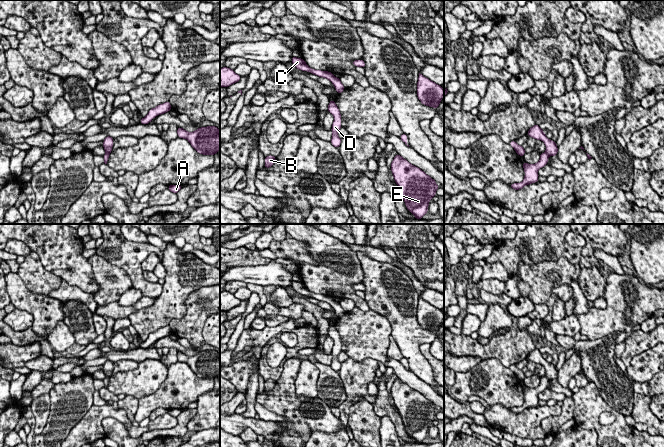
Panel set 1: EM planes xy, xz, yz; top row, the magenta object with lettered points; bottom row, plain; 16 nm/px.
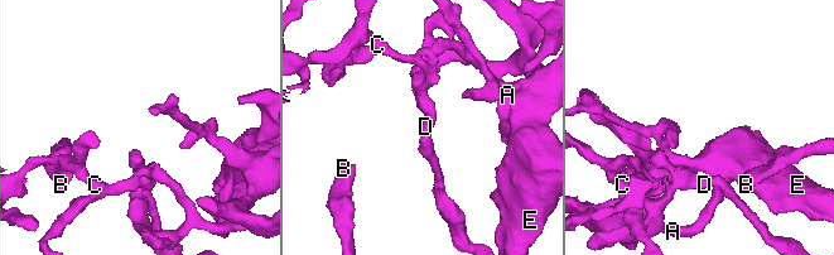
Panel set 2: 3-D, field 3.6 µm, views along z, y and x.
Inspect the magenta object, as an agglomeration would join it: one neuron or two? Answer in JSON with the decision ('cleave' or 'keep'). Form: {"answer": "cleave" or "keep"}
{"answer": "cleave"}

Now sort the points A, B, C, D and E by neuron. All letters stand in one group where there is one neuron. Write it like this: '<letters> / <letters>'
A B C E / D

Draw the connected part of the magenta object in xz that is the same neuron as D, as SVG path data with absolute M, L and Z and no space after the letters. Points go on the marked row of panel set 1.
M334 101L328 104L328 112L331 113L334 117L334 121L333 121L332 128L331 128L331 131L332 131L331 144L334 147L339 148L341 144L341 138L338 137L338 131L342 127L341 126L341 113Z

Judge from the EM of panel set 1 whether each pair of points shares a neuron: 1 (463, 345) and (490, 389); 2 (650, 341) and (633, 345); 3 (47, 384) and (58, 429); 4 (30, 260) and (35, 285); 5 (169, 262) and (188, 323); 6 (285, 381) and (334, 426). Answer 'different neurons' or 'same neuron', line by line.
1: different neurons
2: same neuron
3: different neurons
4: same neuron
5: different neurons
6: same neuron

